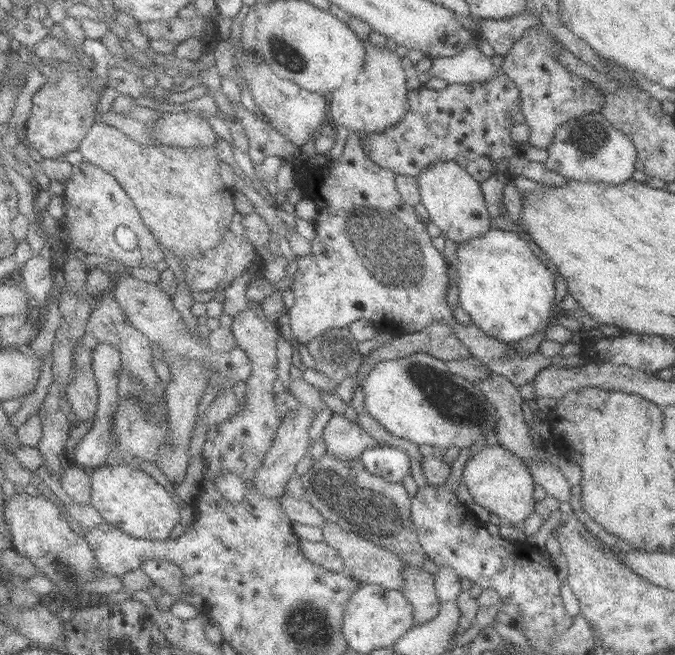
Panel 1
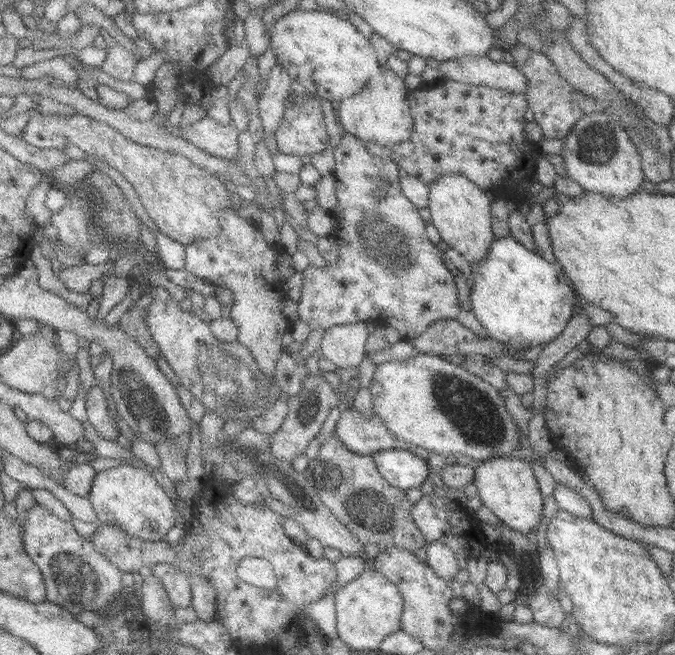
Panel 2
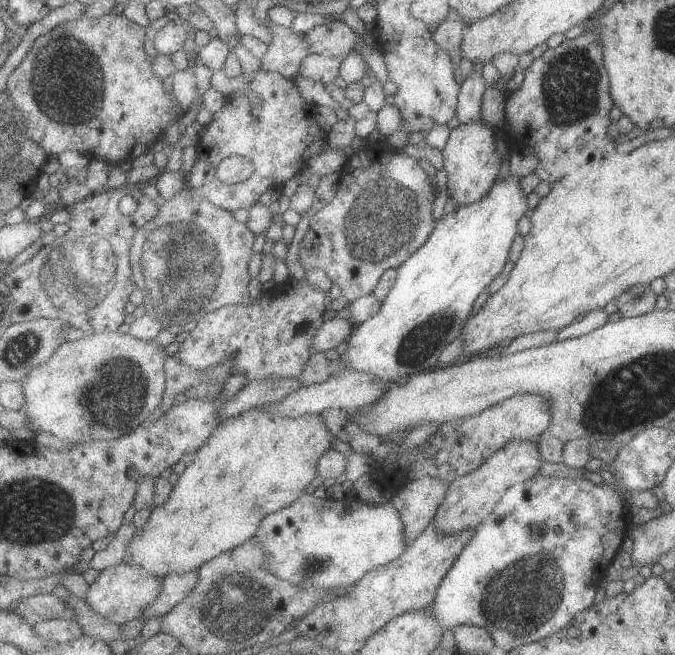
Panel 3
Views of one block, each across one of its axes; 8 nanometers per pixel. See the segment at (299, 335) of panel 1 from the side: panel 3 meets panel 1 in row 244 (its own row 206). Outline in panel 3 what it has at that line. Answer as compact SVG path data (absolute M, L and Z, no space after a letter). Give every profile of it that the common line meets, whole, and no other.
M370 143L366 145L365 149L359 151L356 155L349 159L346 164L344 171L341 173L339 189L335 195L335 198L328 204L324 206L316 215L312 217L311 229L308 231L307 235L304 237L304 242L302 242L302 264L306 266L306 269L310 271L311 269L321 269L326 272L330 277L333 284L339 286L343 292L343 295L349 300L359 300L368 294L376 293L376 288L380 285L384 274L388 273L391 269L400 269L410 258L413 258L419 251L428 243L428 240L434 234L434 230L437 228L436 216L434 216L434 204L438 200L438 195L436 196L436 188L434 188L436 182L433 177L424 170L424 166L420 164L418 158L408 156L404 152L400 152L393 146L386 143Z

